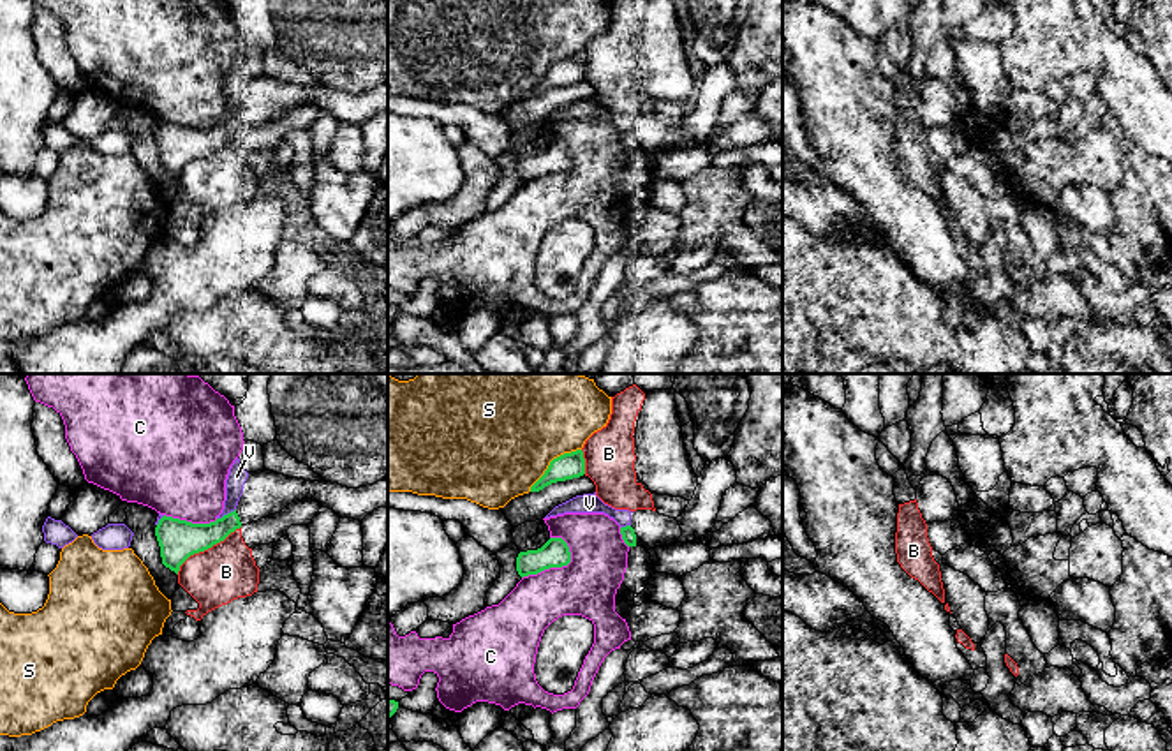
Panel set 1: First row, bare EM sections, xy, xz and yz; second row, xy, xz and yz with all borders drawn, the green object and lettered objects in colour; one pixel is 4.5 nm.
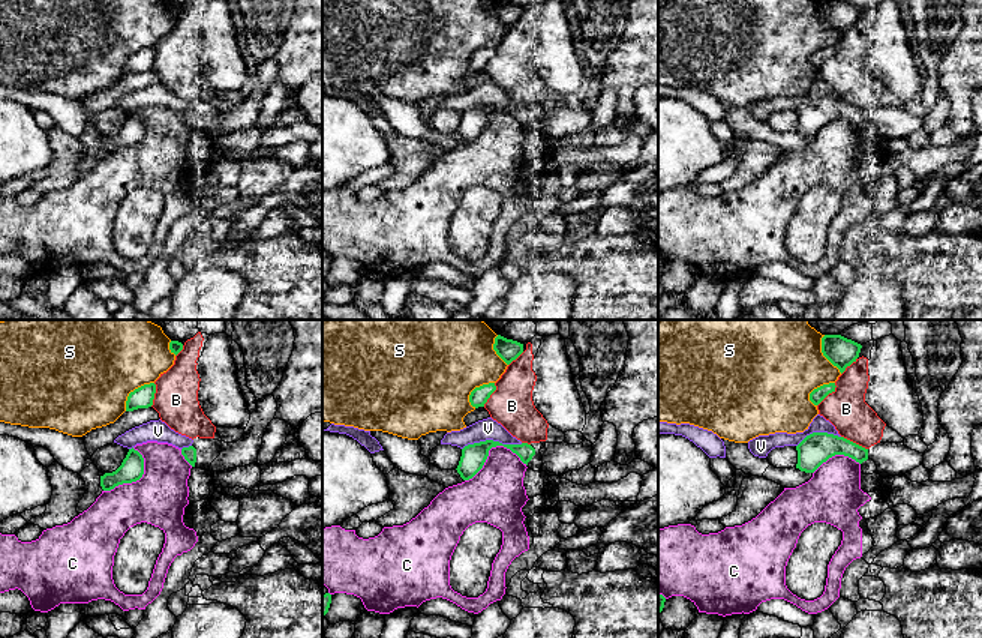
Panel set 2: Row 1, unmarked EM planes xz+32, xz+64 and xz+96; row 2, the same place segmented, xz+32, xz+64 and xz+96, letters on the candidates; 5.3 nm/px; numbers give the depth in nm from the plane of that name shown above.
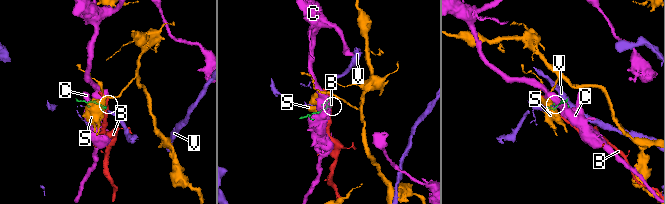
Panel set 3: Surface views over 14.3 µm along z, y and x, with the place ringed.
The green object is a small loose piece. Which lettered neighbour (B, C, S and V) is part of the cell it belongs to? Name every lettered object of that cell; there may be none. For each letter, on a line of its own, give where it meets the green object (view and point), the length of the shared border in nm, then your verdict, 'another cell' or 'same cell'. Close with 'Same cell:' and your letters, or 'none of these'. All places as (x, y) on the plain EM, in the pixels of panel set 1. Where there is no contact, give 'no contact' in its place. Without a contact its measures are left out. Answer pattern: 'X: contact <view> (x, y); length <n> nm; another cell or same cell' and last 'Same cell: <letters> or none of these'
B: contact xy (207, 154); length 360 nm; another cell
C: contact xz (554, 171); length 280 nm; another cell
S: contact xz (550, 67); length 300 nm; another cell
V: contact xy (228, 118); length 100 nm; another cell
Same cell: none of these

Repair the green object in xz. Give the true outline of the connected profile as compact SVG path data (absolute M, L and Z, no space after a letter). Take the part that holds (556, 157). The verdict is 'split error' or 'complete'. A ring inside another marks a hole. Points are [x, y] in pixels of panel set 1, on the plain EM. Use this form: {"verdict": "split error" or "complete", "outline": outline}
{"verdict": "complete", "outline": "M550 143L541 153L520 157L516 162L518 180L538 180L550 173L562 173L571 167L571 157L562 143Z"}

